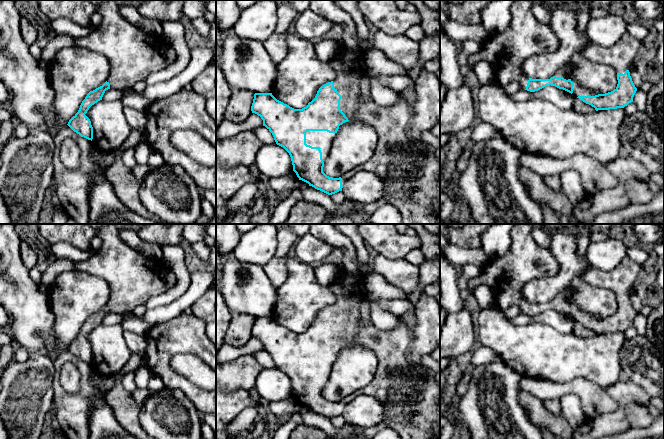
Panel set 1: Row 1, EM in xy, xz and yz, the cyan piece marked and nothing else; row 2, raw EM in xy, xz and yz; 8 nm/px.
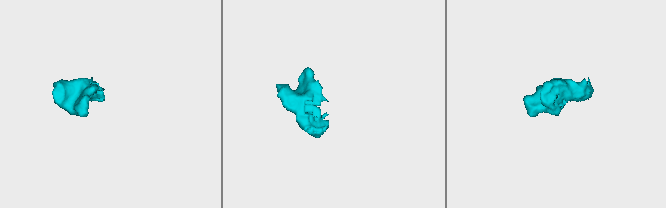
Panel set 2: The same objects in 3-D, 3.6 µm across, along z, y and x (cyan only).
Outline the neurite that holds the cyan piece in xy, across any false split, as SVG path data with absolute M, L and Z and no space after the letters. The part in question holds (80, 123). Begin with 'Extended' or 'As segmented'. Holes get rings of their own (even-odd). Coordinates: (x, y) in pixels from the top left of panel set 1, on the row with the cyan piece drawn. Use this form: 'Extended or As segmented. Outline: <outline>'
Extended. Outline: M108 0L99 4L96 12L102 16L101 24L87 36L74 38L76 46L105 55L111 64L111 73L107 81L87 94L78 112L67 124L81 137L91 141L93 139L93 127L90 119L85 114L92 105L102 100L106 90L132 89L137 82L145 81L151 73L168 67L176 59L176 52L172 46L165 44L161 38L145 34L138 26L123 18L119 13L119 6L120 0Z

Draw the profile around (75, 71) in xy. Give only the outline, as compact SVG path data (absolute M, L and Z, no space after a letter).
M76 45L62 48L48 63L49 81L55 92L56 119L47 122L45 127L49 133L53 133L68 124L90 91L102 86L107 81L111 73L111 64L105 55Z

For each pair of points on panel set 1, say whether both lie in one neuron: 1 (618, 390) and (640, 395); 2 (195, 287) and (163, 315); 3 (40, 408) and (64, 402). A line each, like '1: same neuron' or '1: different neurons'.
1: same neuron
2: same neuron
3: different neurons

